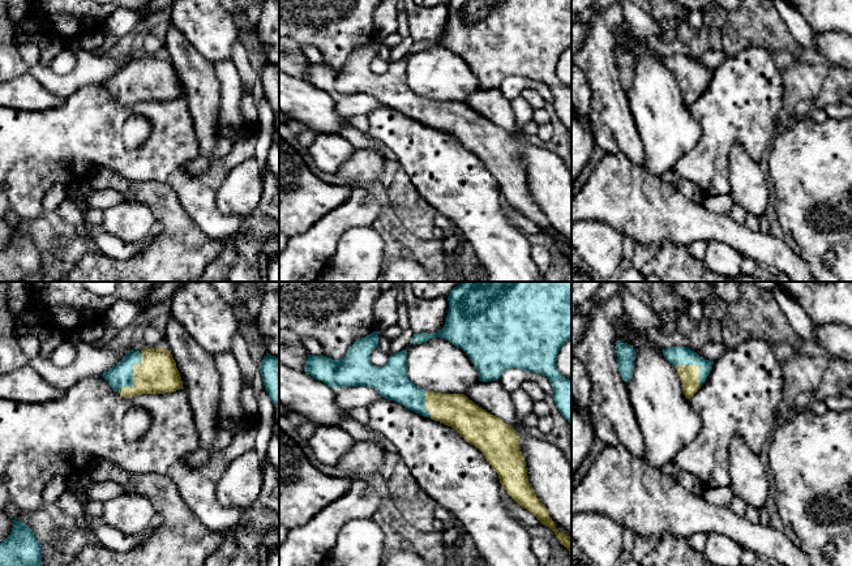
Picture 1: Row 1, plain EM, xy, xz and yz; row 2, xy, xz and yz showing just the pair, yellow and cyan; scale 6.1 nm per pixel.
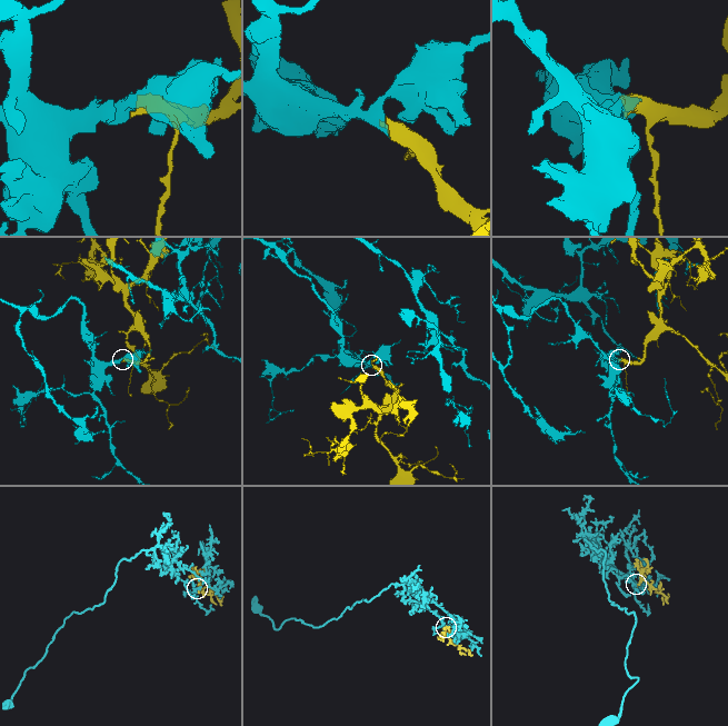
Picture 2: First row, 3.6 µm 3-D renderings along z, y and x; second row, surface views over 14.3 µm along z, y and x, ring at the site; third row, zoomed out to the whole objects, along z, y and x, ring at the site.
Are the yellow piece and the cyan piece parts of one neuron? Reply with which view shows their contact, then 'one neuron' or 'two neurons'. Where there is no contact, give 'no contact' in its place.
xy | one neuron

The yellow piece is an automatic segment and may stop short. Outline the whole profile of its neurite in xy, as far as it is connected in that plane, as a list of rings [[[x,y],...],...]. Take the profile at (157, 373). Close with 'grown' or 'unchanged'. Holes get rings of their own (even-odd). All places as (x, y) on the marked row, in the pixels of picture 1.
[[[166,348],[130,350],[112,369],[100,374],[123,398],[166,394],[183,389],[172,355]]]; grown

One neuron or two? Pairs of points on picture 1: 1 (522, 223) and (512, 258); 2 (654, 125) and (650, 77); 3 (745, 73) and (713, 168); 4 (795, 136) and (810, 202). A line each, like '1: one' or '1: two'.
1: two
2: one
3: one
4: one

